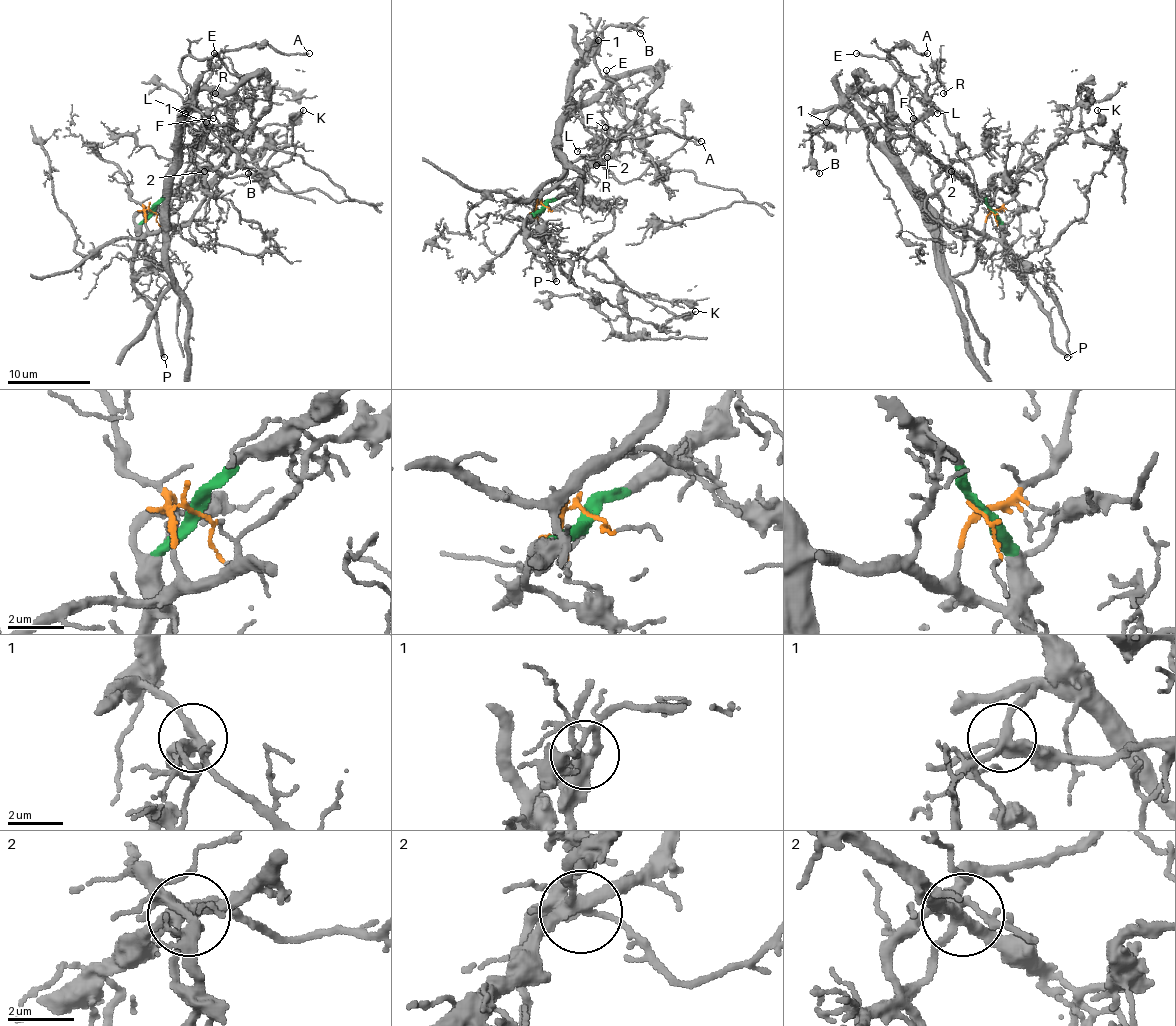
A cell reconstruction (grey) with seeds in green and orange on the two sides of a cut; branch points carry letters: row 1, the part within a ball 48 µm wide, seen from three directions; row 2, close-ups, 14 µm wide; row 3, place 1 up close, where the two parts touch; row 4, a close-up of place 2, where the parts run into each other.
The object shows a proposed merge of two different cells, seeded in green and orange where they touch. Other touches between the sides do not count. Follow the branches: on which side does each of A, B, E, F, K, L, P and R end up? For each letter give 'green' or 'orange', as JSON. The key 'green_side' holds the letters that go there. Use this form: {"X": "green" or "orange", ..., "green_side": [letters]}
{"A": "orange", "B": "orange", "E": "green", "F": "orange", "K": "green", "L": "orange", "P": "green", "R": "orange", "green_side": ["E", "K", "P"]}

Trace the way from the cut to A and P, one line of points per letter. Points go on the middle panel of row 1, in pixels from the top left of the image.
A: (543, 205), (562, 178), (560, 126), (572, 105), (628, 105), (701, 140)
P: (543, 205), (525, 223), (525, 238), (547, 261), (556, 281)

